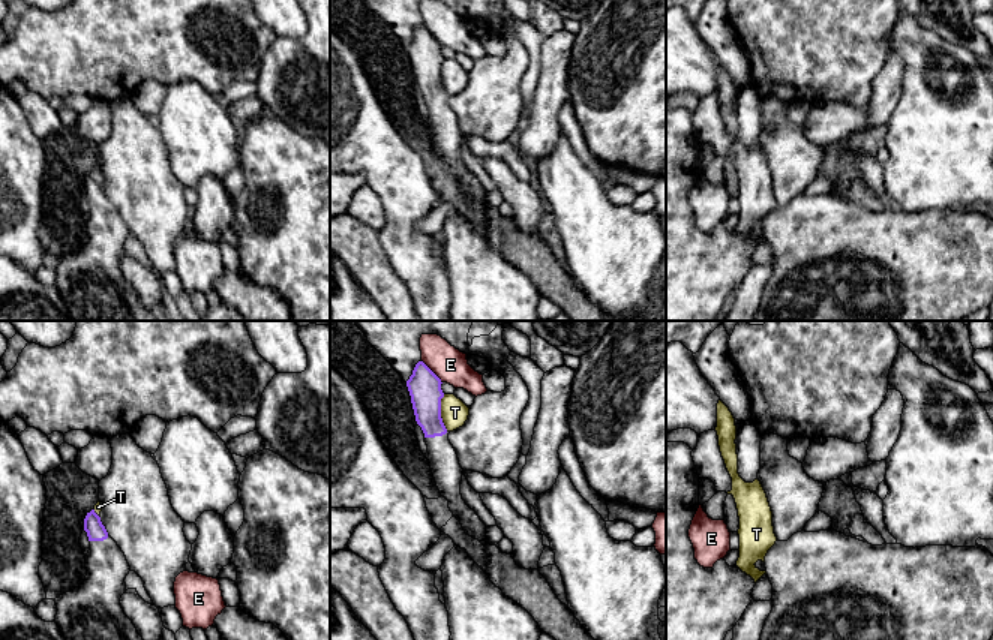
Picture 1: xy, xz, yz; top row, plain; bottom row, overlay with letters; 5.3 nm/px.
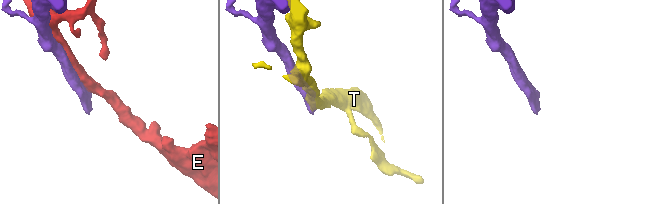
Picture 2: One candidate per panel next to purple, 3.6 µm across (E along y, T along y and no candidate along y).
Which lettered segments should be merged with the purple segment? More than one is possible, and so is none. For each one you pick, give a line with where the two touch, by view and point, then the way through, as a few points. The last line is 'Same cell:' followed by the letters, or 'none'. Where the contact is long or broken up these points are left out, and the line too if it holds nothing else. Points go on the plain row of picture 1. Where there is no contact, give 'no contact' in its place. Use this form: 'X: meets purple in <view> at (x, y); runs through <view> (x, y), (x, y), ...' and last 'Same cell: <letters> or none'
Same cell: none

